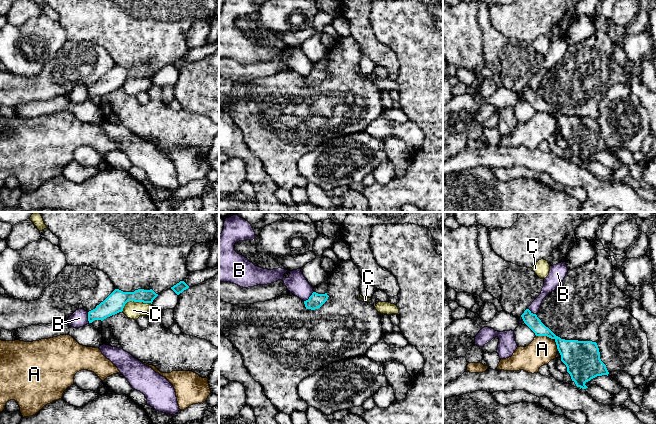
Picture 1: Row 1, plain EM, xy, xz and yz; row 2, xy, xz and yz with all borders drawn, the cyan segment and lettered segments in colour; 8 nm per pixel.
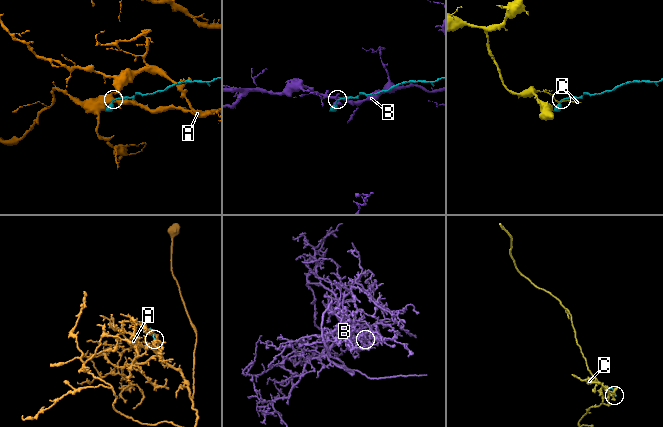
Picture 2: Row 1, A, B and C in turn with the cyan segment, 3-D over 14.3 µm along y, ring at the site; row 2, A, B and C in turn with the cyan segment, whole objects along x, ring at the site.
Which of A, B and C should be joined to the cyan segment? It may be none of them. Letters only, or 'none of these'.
none of these

